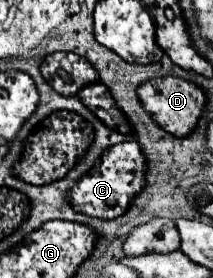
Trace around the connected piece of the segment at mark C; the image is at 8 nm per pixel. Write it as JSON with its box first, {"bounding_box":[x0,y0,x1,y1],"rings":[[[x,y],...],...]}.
{"bounding_box":[68,141,146,219],"rings":[[[126,141],[104,151],[94,169],[90,169],[90,173],[82,177],[76,187],[72,187],[68,201],[78,213],[100,219],[114,219],[122,217],[122,213],[130,209],[130,201],[134,201],[134,197],[142,191],[142,185],[146,185],[146,155],[136,141]]]}

